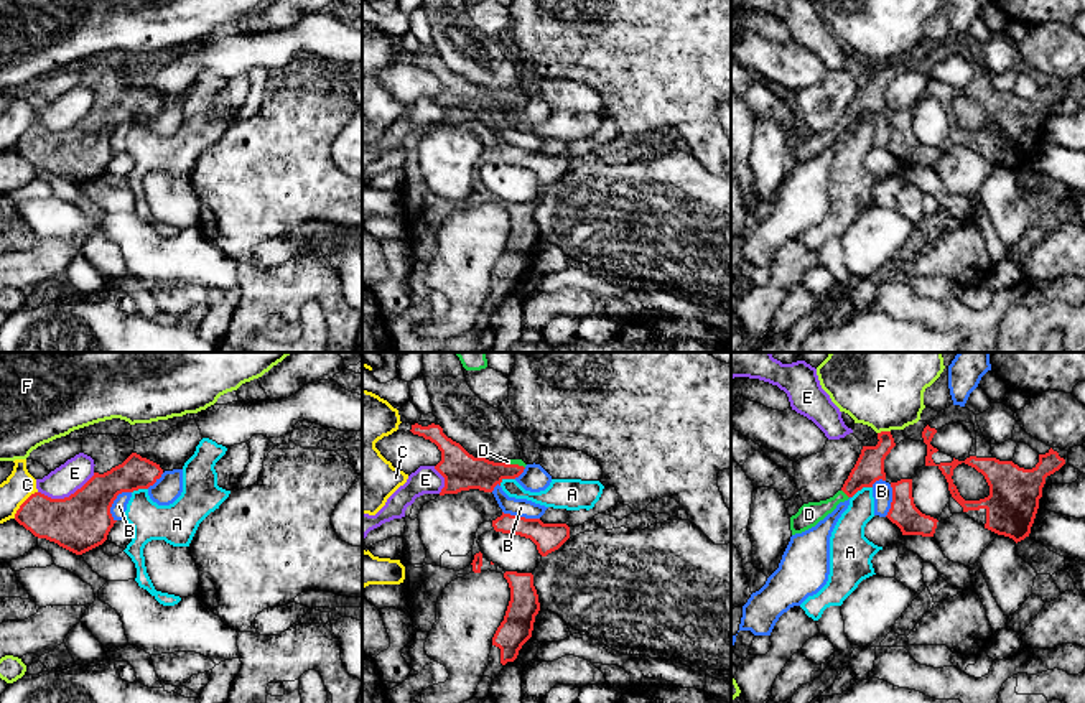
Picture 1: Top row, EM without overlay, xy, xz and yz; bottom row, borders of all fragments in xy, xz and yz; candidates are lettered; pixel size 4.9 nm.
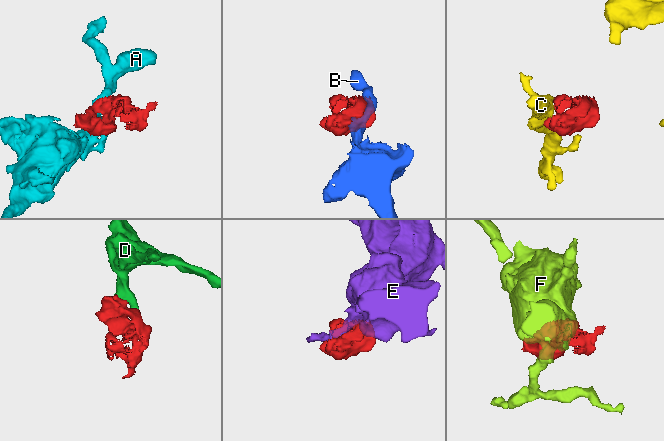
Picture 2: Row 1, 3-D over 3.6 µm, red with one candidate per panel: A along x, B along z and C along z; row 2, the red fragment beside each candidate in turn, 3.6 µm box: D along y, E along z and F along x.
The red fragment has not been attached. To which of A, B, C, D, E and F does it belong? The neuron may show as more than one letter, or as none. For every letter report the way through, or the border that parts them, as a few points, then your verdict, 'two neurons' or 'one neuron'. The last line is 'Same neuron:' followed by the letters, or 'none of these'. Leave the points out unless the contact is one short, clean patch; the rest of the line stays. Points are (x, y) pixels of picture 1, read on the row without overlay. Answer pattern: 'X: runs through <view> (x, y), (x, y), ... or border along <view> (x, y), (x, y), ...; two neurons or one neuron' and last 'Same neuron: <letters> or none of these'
A: border along yz (871, 117), (863, 117), (852, 129); two neurons
B: two neurons
C: border along xy (37, 122), (20, 137), (13, 148); two neurons
D: runs through yz (870, 97), (845, 124), (828, 137), (809, 145); one neuron
E: border along xy (94, 104), (68, 127), (48, 129), (38, 124); two neurons
F: two neurons
Same neuron: D

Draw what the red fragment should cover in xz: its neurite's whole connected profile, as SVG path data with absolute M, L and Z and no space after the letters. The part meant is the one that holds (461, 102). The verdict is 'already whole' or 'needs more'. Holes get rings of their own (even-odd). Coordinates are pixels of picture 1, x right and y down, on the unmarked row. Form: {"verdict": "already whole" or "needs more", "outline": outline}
{"verdict": "needs more", "outline": "M415 54L410 63L430 71L441 82L441 92L435 97L445 109L445 119L440 127L458 125L469 120L492 123L504 110L519 109L527 97L522 91L494 94L486 89L474 89L459 74L448 69L443 59L435 54L428 58Z"}

